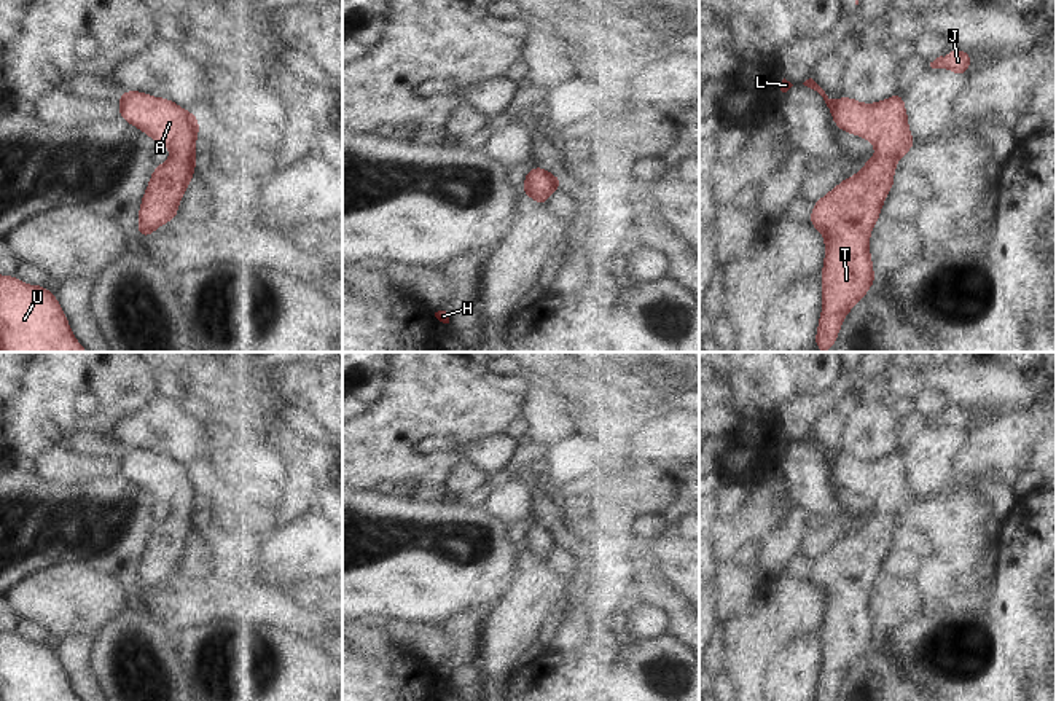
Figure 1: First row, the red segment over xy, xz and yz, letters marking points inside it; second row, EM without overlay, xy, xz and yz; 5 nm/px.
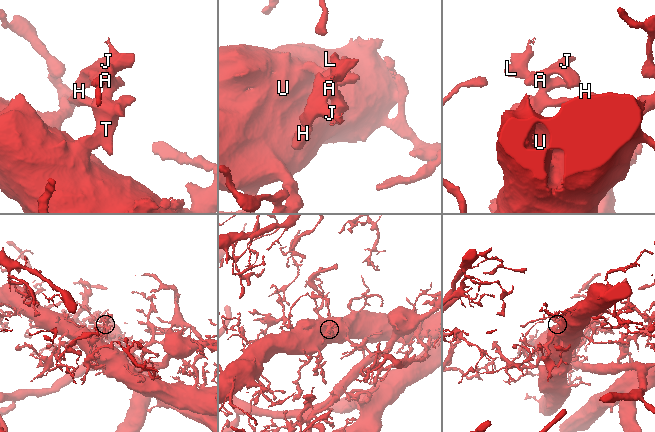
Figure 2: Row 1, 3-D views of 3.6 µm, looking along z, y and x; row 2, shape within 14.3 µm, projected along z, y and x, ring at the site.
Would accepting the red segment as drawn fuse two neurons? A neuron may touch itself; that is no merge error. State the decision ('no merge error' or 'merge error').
no merge error

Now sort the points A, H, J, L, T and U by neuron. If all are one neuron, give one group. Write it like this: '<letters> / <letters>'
A H J L T U

